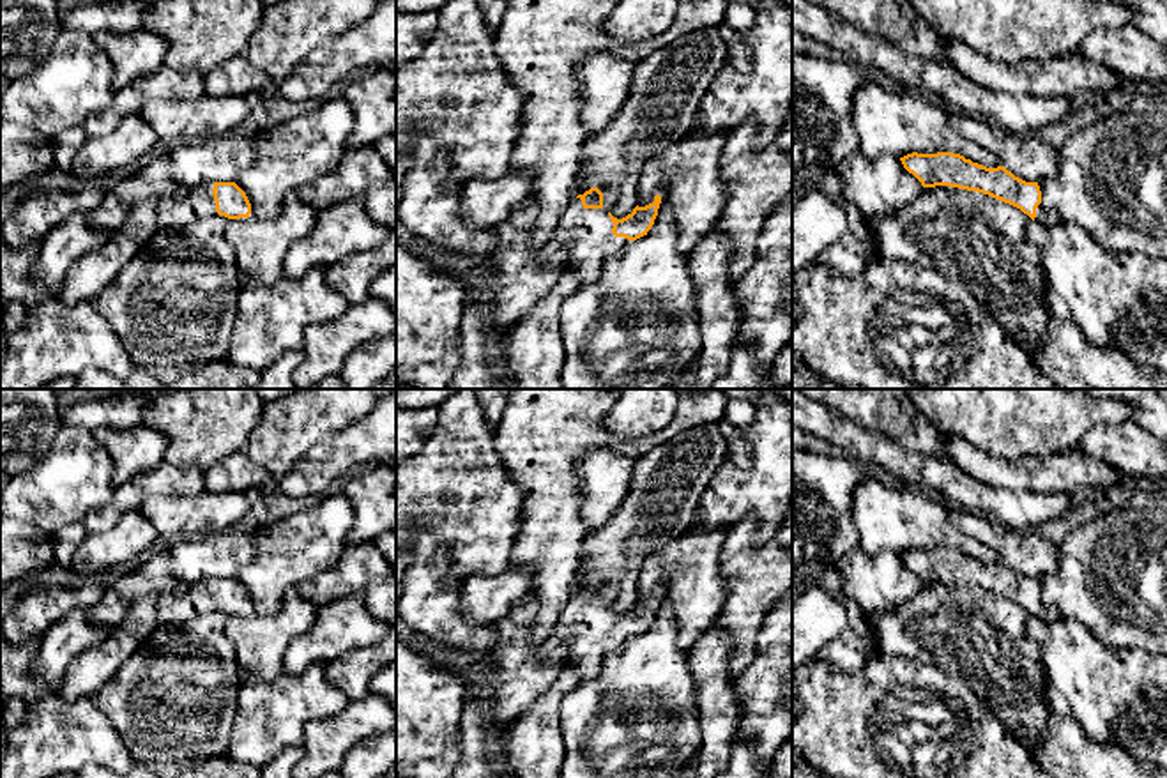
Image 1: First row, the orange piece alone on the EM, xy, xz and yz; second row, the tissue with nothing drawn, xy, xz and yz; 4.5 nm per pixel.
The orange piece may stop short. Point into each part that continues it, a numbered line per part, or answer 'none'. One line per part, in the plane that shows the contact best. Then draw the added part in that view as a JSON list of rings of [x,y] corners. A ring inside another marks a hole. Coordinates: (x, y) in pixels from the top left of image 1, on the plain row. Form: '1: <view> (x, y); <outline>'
1: xz (586, 630); [[[573,594],[538,656],[546,660],[559,645],[566,647],[561,667],[573,665],[582,679],[598,674],[605,656],[619,651],[629,638],[612,629],[614,619],[605,605],[585,605]]]

